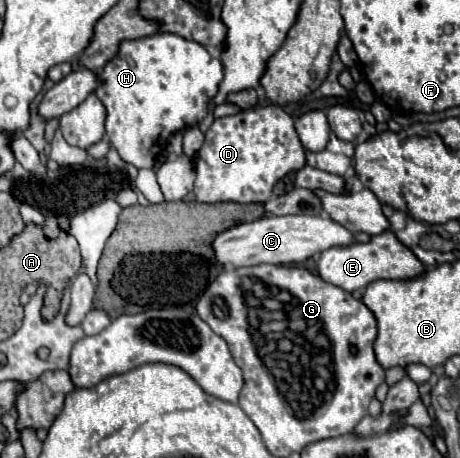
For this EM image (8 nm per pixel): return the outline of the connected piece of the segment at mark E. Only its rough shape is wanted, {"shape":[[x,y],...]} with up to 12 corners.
{"shape":[[393,231],[321,253],[319,275],[345,291],[415,279],[423,263]]}

